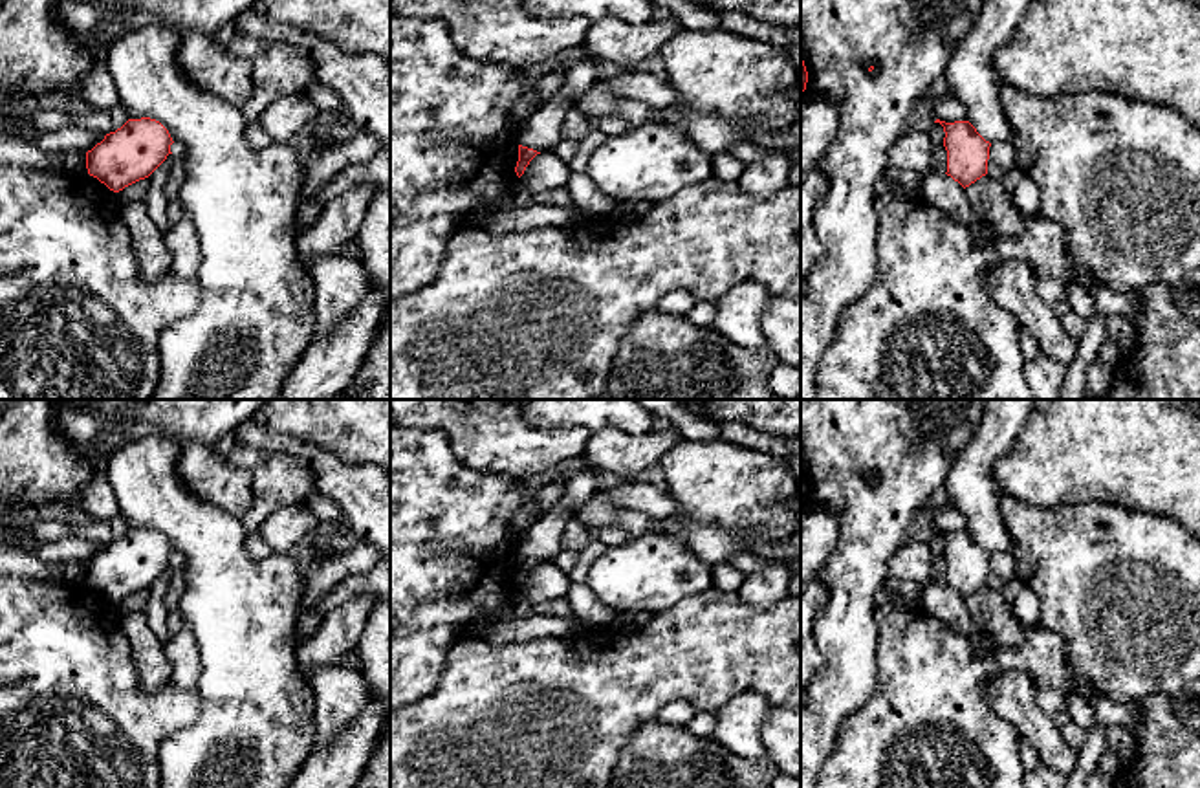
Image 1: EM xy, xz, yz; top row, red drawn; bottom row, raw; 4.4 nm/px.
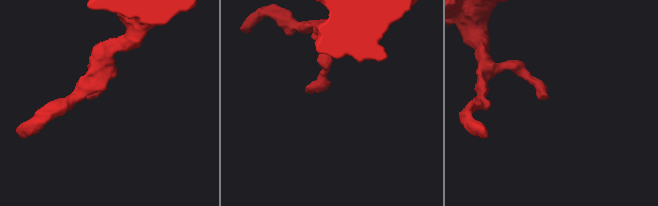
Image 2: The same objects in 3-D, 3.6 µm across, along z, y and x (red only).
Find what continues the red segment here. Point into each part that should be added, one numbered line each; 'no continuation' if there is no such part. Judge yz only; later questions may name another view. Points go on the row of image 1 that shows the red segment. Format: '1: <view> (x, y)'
no continuation

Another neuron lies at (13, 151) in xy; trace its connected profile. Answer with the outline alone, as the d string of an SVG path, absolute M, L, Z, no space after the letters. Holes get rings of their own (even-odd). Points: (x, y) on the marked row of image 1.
M0 132L0 167L4 165L73 172L86 167L86 152L53 154Z

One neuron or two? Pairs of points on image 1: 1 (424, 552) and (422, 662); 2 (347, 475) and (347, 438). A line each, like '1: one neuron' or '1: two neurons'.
1: one neuron
2: two neurons

